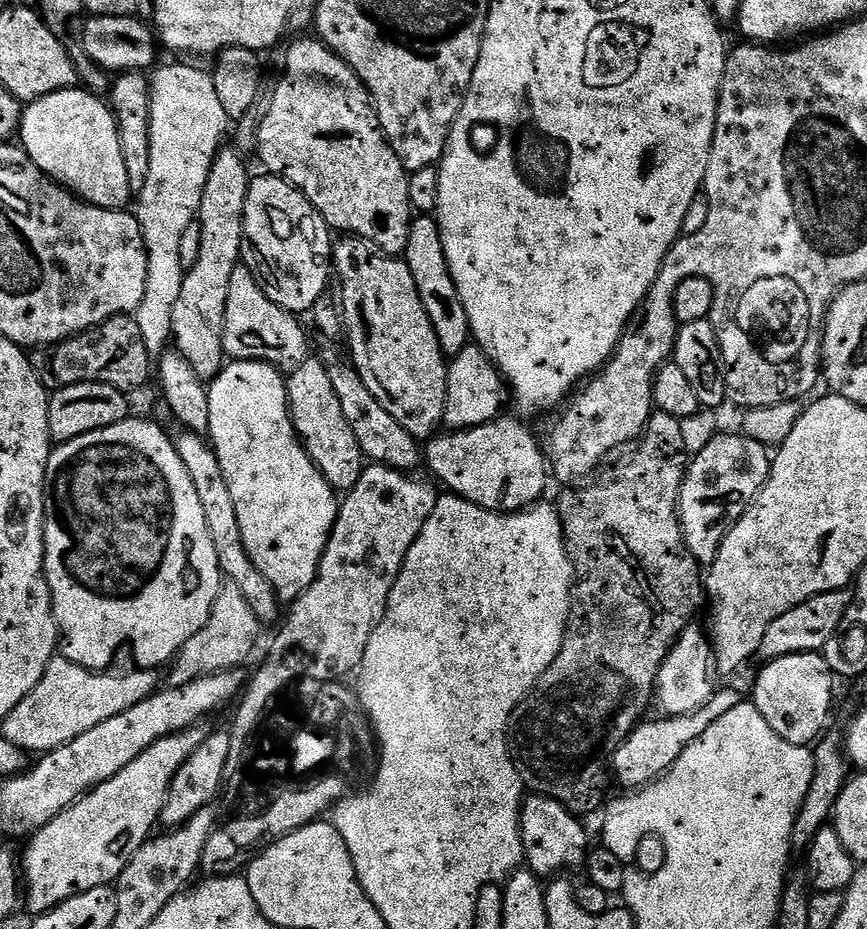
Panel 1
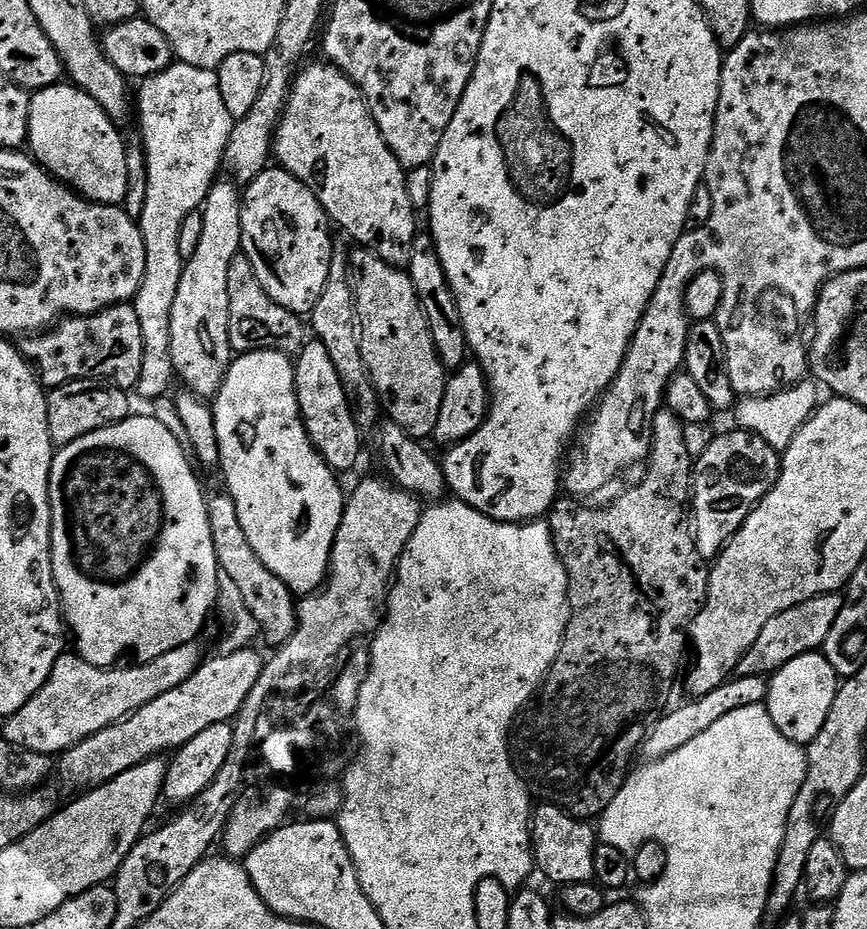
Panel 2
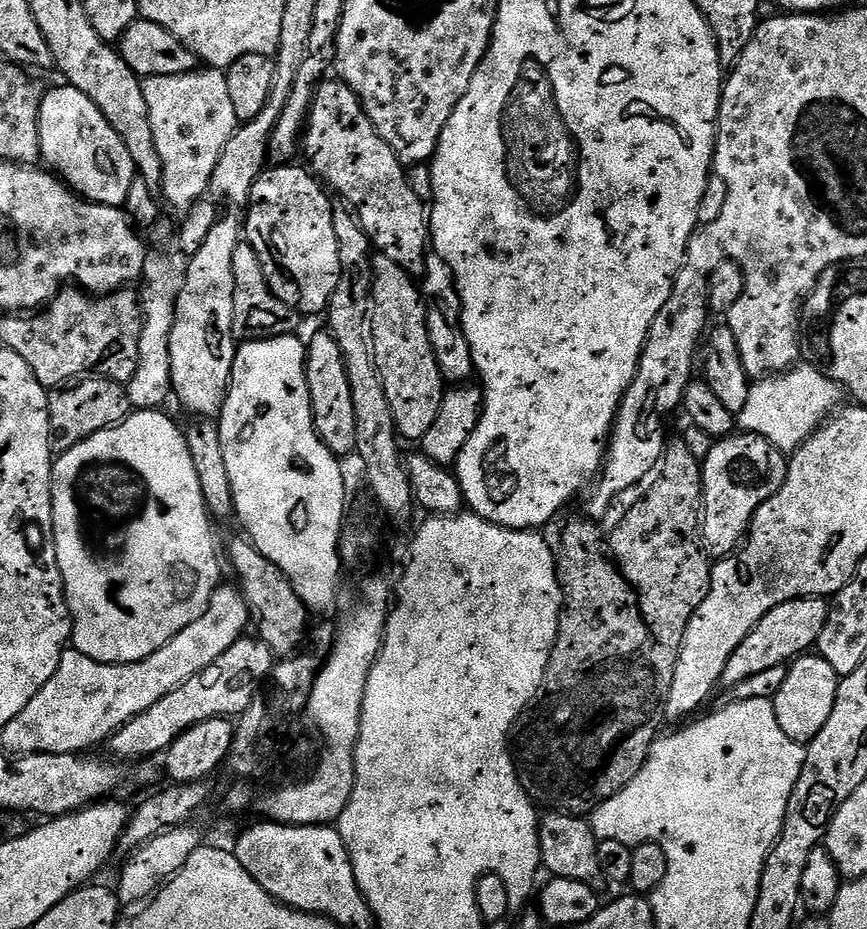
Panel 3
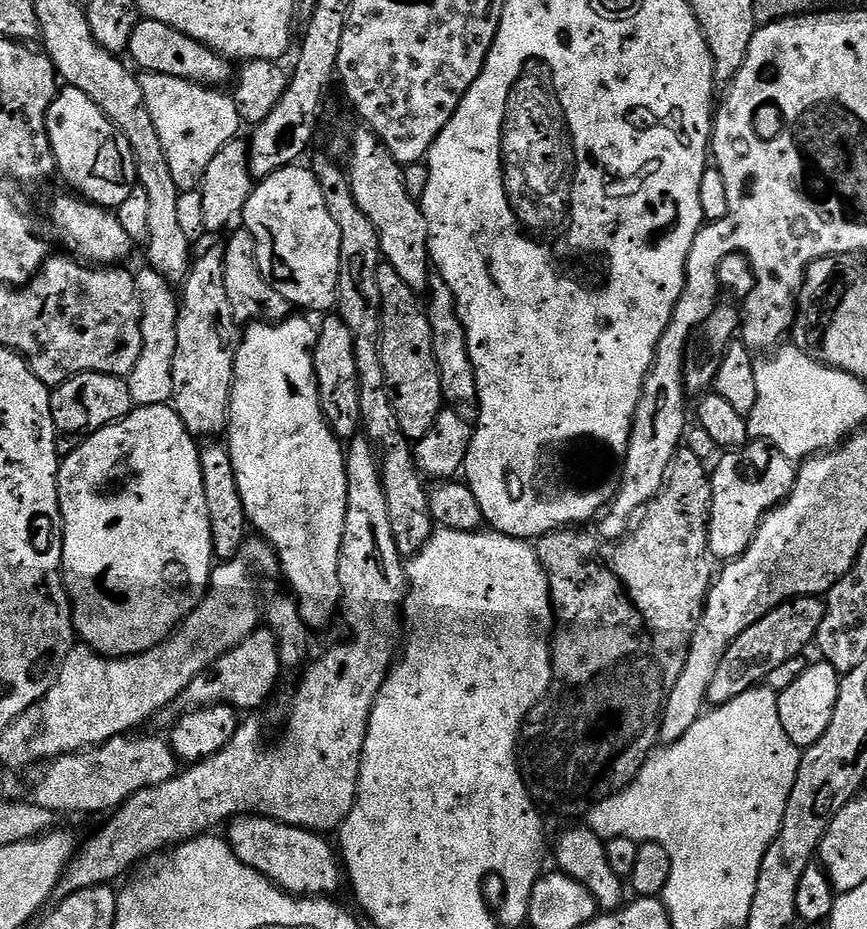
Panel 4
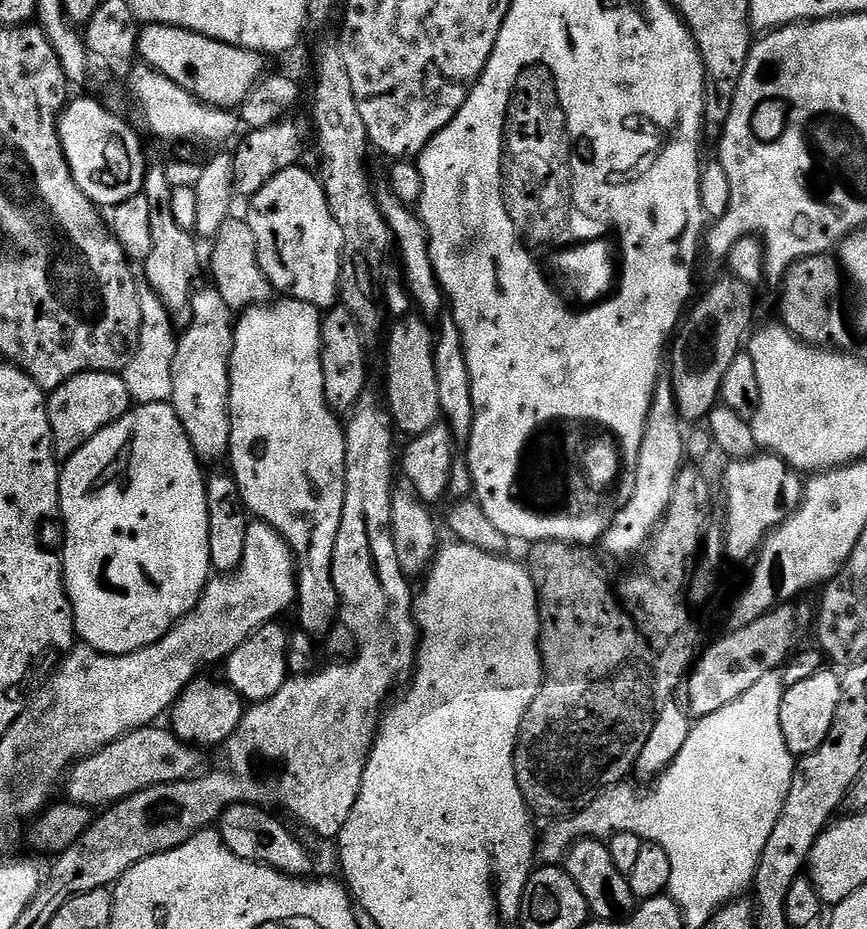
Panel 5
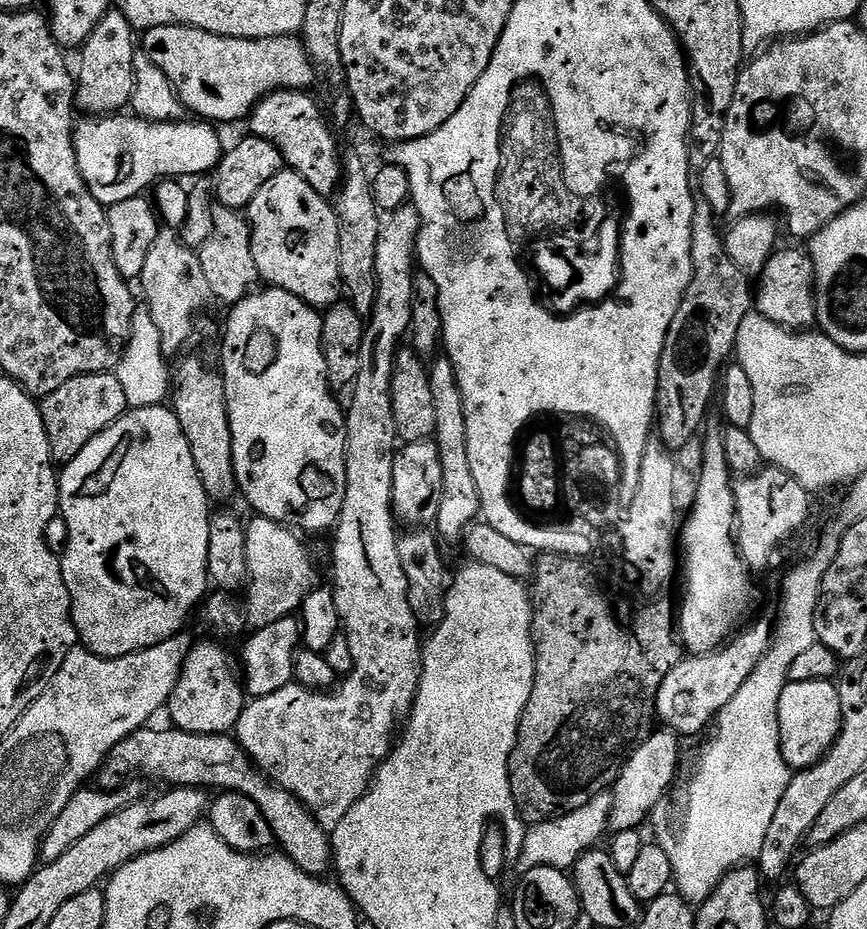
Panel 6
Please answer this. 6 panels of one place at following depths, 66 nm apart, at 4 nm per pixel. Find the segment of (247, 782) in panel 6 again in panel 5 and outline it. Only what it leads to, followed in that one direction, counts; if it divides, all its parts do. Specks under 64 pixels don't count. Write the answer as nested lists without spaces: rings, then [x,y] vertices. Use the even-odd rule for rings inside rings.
[[[149,726],[128,732],[122,738],[118,738],[107,744],[106,747],[98,749],[97,752],[92,752],[89,756],[77,760],[68,769],[66,779],[62,784],[62,792],[68,795],[65,797],[71,803],[81,804],[83,808],[104,810],[116,804],[119,800],[125,800],[134,794],[138,794],[144,788],[178,782],[197,775],[198,769],[201,767],[201,765],[199,766],[201,753],[193,745],[186,743],[185,740],[178,739],[175,732],[167,727],[164,727],[165,729],[156,727],[160,726]]]

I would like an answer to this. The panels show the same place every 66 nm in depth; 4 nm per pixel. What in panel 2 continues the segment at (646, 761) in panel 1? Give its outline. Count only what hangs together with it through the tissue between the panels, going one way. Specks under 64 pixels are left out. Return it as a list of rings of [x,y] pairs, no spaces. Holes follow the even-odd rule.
[[[733,675],[731,680],[727,680],[722,686],[710,690],[710,694],[689,699],[689,704],[680,704],[676,709],[665,711],[652,721],[652,726],[648,733],[644,735],[642,745],[642,756],[645,761],[651,762],[659,760],[661,756],[670,754],[678,750],[678,746],[686,746],[686,742],[698,738],[702,730],[714,726],[714,722],[719,722],[721,718],[726,718],[730,710],[742,710],[742,706],[758,706],[764,704],[768,698],[767,675],[762,676],[737,676]]]

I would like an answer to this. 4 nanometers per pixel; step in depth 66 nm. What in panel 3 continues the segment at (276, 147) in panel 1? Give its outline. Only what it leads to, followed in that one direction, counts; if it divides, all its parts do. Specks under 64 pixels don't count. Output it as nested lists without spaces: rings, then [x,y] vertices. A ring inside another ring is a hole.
[[[328,78],[317,88],[316,97],[312,99],[312,109],[308,111],[308,123],[302,137],[302,152],[303,155],[308,155],[307,163],[311,171],[333,193],[336,191],[345,200],[341,201],[354,213],[373,249],[379,255],[390,258],[390,262],[405,268],[409,274],[423,273],[424,257],[430,252],[430,220],[426,215],[425,201],[420,200],[414,190],[410,190],[405,165],[400,163],[394,150],[390,150],[390,146],[386,146],[383,138],[376,133],[370,118],[360,105],[360,99],[343,80]]]

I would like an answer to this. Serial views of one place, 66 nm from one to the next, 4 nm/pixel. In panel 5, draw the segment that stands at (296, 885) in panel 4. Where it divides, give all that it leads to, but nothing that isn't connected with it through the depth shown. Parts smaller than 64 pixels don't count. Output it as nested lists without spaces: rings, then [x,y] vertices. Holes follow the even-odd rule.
[[[232,804],[220,816],[218,831],[224,844],[238,858],[252,860],[255,864],[268,864],[288,876],[307,877],[312,868],[312,856],[304,849],[300,840],[292,837],[292,832],[286,825],[275,820],[271,811],[255,804]]]

